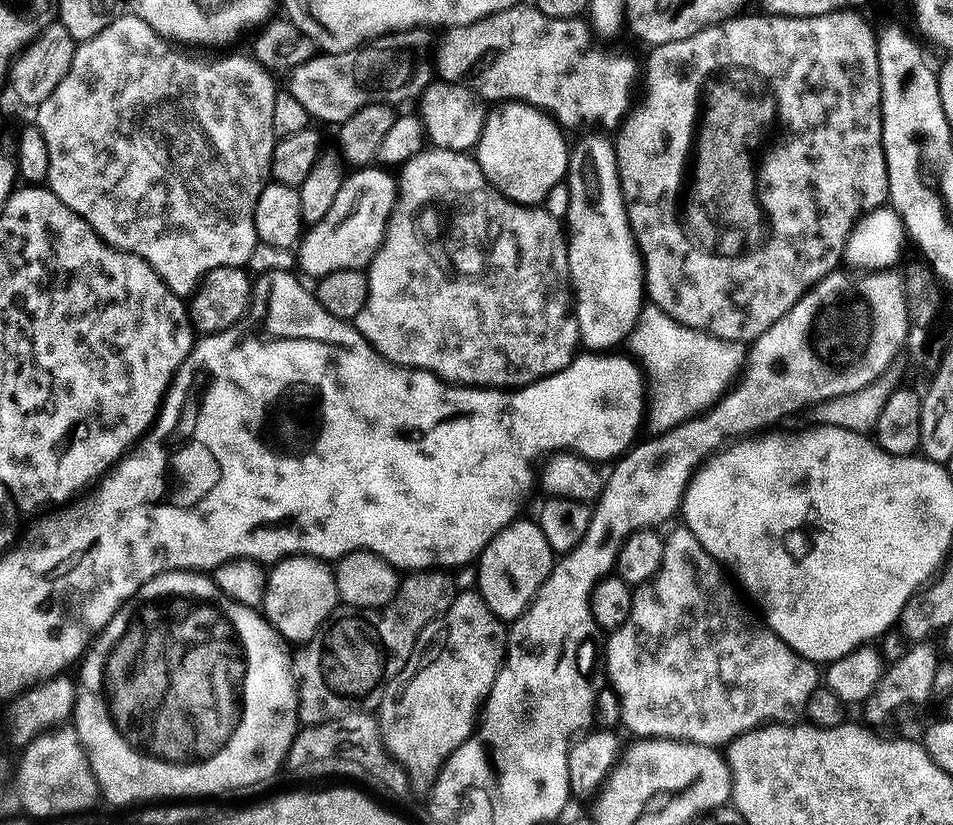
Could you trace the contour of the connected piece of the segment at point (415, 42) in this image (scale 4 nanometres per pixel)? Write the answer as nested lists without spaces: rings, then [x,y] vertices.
[[[421,26],[418,28],[403,28],[400,32],[389,32],[386,36],[378,36],[374,40],[369,40],[367,44],[362,44],[358,48],[351,48],[348,52],[325,52],[323,54],[313,54],[309,60],[302,62],[297,68],[291,69],[290,75],[287,77],[288,84],[286,84],[287,91],[294,94],[294,98],[298,98],[298,102],[302,102],[302,106],[306,106],[309,117],[313,121],[325,120],[328,124],[339,126],[344,121],[349,120],[355,112],[362,110],[371,104],[386,104],[389,106],[397,106],[403,100],[415,101],[420,93],[432,83],[434,79],[434,40],[432,44],[433,29],[428,26]]]

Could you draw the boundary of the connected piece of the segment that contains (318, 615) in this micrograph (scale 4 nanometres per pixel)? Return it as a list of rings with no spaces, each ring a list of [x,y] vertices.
[[[287,556],[285,560],[277,560],[271,565],[264,586],[262,615],[276,629],[277,636],[285,641],[293,640],[293,645],[303,645],[323,626],[326,618],[337,607],[336,574],[325,561],[317,560],[315,556]]]

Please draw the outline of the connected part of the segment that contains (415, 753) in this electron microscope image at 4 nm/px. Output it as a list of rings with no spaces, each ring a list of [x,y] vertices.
[[[461,591],[441,616],[434,618],[424,627],[422,634],[418,634],[408,661],[391,676],[379,693],[380,737],[388,747],[388,752],[404,768],[408,783],[413,789],[427,789],[452,751],[462,746],[462,742],[466,742],[477,723],[478,709],[483,705],[488,691],[492,689],[492,683],[504,658],[505,625],[499,616],[492,613],[490,606],[486,606],[479,591],[471,591]]]

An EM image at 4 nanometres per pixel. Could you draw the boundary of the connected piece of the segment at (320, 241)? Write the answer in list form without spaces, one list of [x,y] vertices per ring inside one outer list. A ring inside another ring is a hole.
[[[369,166],[345,175],[326,218],[311,225],[298,245],[298,268],[305,277],[319,278],[334,270],[364,270],[372,263],[398,199],[397,177],[388,172],[391,171],[384,166]]]

